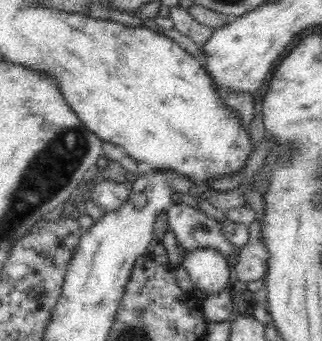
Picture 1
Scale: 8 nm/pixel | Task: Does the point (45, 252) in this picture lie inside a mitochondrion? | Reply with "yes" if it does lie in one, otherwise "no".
yes

